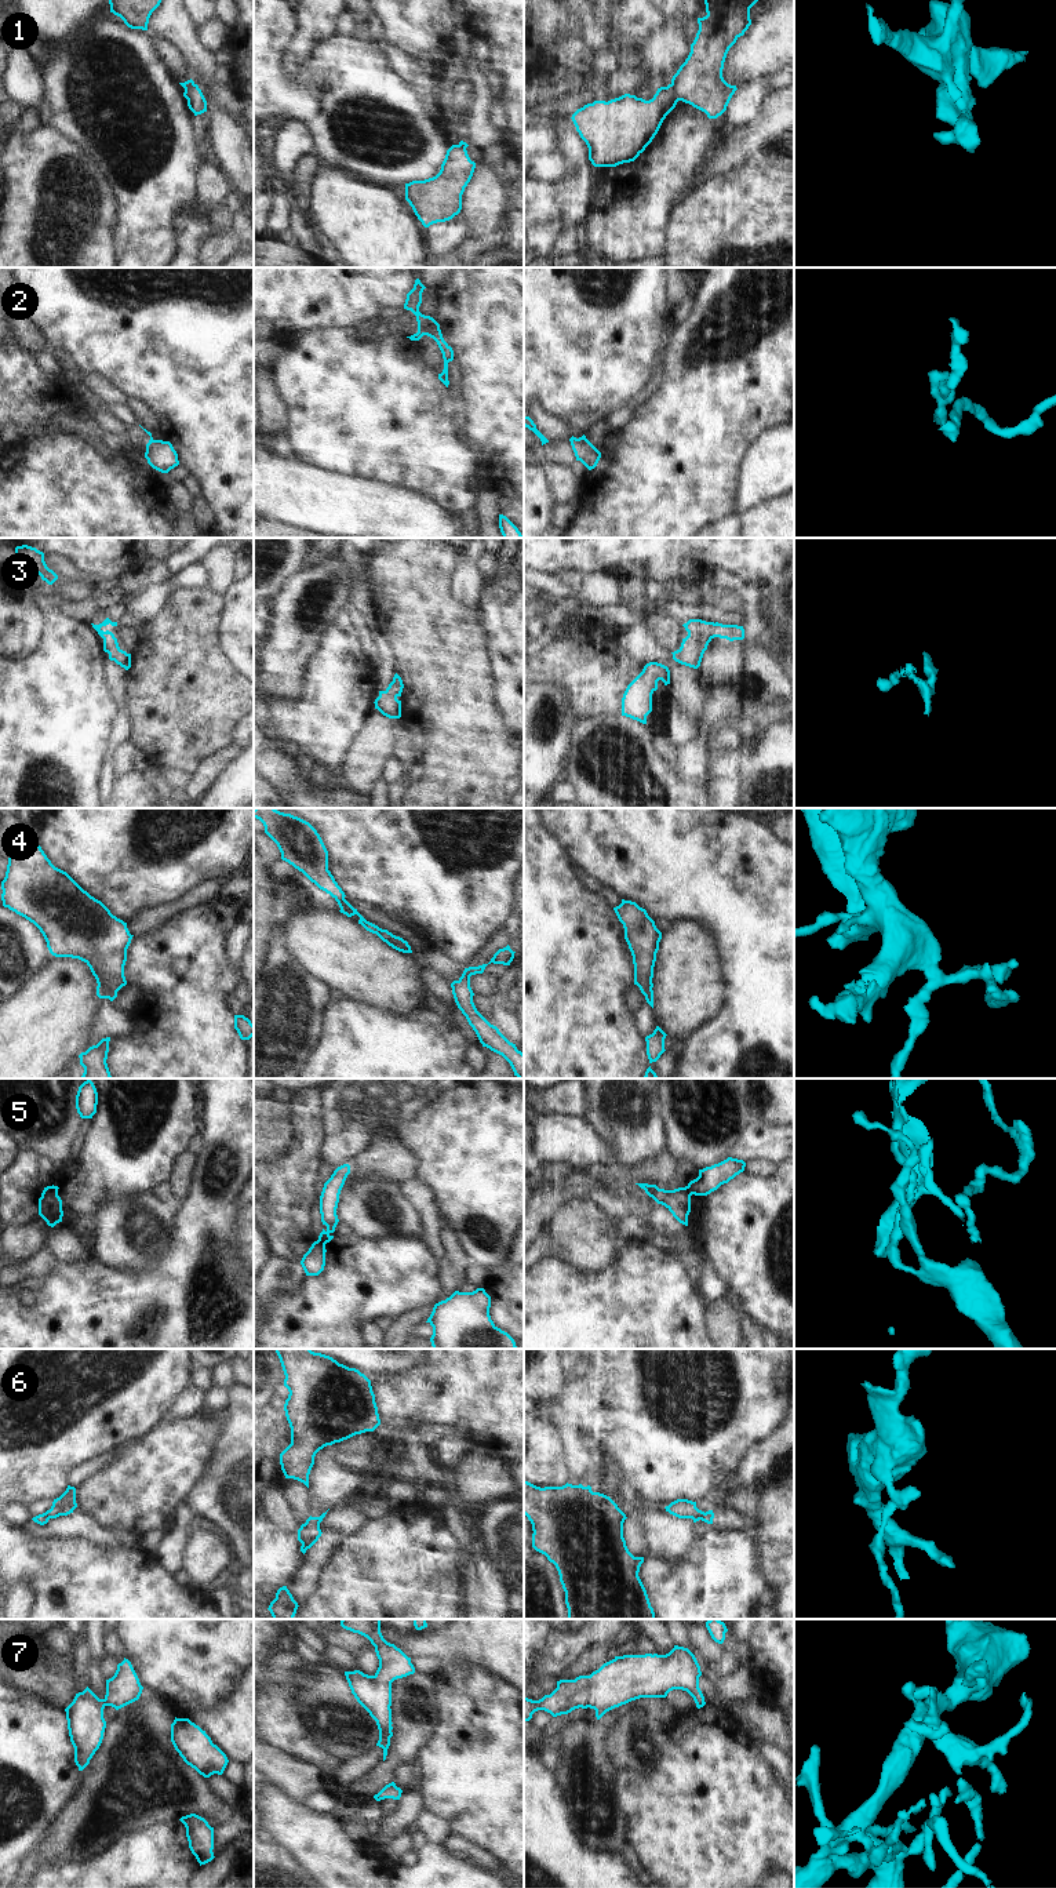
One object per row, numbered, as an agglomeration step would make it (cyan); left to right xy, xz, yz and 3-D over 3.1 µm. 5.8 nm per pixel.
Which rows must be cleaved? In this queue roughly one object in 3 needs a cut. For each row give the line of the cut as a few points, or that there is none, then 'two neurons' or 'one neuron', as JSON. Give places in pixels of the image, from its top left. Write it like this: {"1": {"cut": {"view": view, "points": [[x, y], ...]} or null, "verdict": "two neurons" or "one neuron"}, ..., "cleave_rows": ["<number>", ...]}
{"1": {"cut": {"view": "yz", "points": [[670, 84], [680, 99]]}, "verdict": "two neurons"}, "2": {"cut": {"view": "xz", "points": [[421, 313], [417, 317]]}, "verdict": "two neurons"}, "3": {"cut": null, "verdict": "one neuron"}, "4": {"cut": null, "verdict": "one neuron"}, "5": {"cut": {"view": "yz", "points": [[685, 1186], [691, 1194]]}, "verdict": "two neurons"}, "6": {"cut": {"view": "yz", "points": [[705, 1513], [694, 1520]]}, "verdict": "two neurons"}, "7": {"cut": null, "verdict": "one neuron"}, "cleave_rows": ["1", "2", "5", "6"]}

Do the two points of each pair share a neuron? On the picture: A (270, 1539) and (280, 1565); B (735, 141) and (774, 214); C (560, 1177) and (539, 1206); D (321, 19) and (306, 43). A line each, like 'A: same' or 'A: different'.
A: same
B: different
C: different
D: same

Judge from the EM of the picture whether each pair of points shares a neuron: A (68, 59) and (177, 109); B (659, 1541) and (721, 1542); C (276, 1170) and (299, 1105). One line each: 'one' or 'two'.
A: one
B: two
C: one

